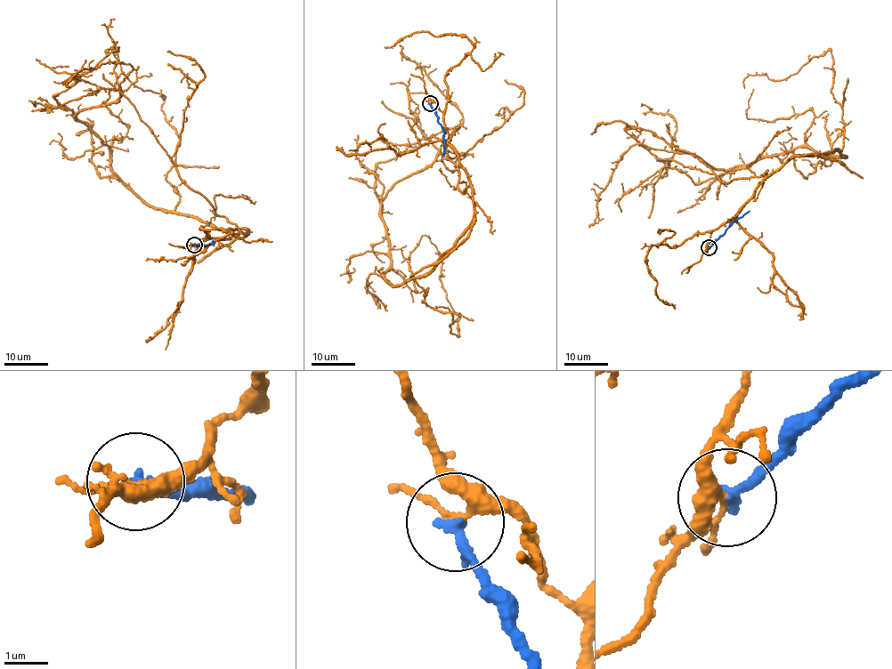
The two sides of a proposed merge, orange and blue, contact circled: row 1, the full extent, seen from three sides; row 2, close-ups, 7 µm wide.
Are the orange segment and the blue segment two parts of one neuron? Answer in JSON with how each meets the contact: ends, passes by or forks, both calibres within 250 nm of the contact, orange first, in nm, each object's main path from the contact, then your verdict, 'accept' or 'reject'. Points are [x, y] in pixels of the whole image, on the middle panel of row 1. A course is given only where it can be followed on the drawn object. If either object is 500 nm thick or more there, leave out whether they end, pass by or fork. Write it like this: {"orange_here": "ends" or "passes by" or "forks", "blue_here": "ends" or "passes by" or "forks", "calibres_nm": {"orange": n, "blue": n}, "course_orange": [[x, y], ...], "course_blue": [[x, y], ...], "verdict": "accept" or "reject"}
{"orange_here": "forks", "blue_here": "ends", "calibres_nm": {"orange": 180, "blue": 240}, "course_orange": [[430, 103], [474, 207], [429, 271], [391, 284], [381, 204], [462, 124], [400, 45]], "course_blue": [[430, 104], [441, 126], [444, 157]], "verdict": "reject"}

